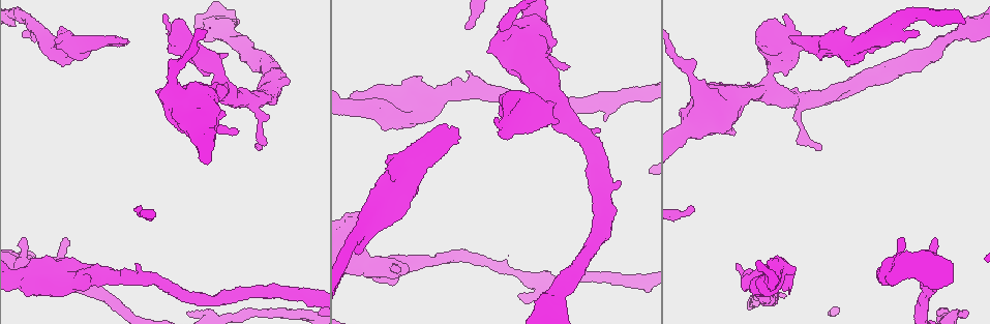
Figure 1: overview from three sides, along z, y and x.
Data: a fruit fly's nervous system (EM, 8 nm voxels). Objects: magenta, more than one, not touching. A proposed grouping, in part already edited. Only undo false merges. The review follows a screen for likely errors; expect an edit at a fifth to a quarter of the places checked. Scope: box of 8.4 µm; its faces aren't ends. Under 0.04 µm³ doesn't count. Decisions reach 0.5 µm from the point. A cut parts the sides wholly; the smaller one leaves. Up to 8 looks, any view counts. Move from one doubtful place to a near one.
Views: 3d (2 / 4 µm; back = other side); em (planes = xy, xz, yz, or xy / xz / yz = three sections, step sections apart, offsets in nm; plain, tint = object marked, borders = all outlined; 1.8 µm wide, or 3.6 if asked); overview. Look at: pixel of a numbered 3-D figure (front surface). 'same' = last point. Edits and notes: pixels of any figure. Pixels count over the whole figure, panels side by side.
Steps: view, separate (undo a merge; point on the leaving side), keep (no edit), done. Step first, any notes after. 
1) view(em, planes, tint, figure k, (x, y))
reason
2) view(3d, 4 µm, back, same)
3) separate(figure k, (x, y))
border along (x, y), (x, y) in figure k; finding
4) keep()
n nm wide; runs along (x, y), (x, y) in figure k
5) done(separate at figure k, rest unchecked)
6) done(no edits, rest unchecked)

view(3d, 2 µm, figure 1, (541, 309))
sharp bend

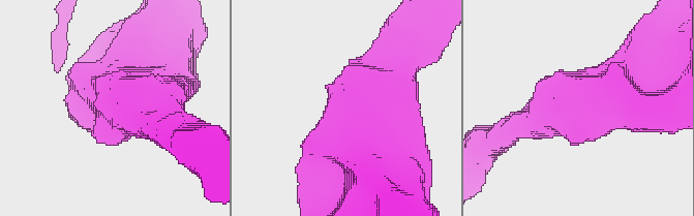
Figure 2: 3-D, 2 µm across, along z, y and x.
view(em, planes, borders, figure 2, (120, 99))

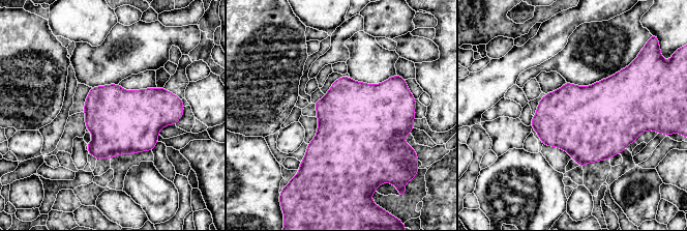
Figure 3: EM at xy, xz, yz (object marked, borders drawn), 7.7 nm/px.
keep()
500 nm wide; all the same neuron

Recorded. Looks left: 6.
view(3d, 4 µm, figure 1, (796, 32))
closes a loop

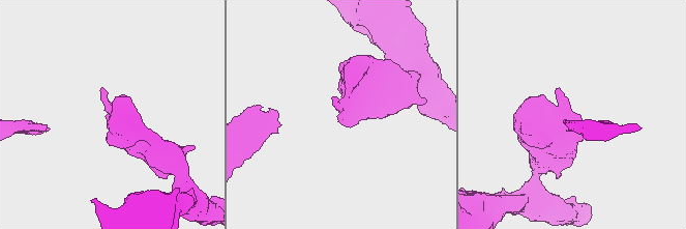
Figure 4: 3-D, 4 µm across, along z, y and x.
view(em, planes, tint, figure 4, (573, 119))

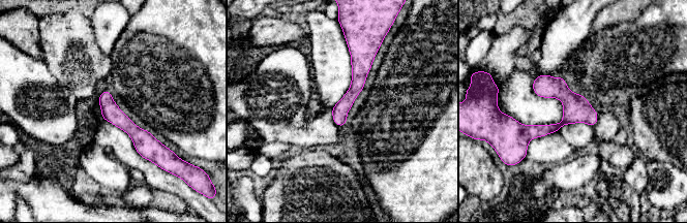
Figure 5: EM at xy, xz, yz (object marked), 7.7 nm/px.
keep()
one neuron here

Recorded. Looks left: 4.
view(3d, 2 µm, figure 1, (429, 111))
closes a loop

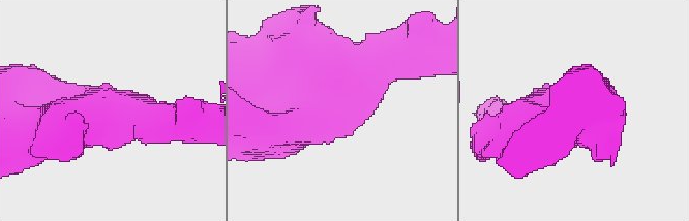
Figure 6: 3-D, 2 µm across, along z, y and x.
view(em, yz, step 16, tint, figure 6, (342, 111))

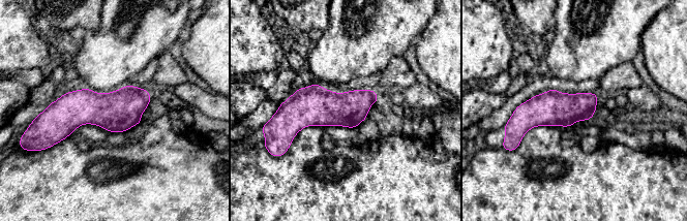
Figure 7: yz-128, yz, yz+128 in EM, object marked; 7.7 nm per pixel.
keep()
all the same neuron

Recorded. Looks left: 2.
done(no edits, rest unchecked)

